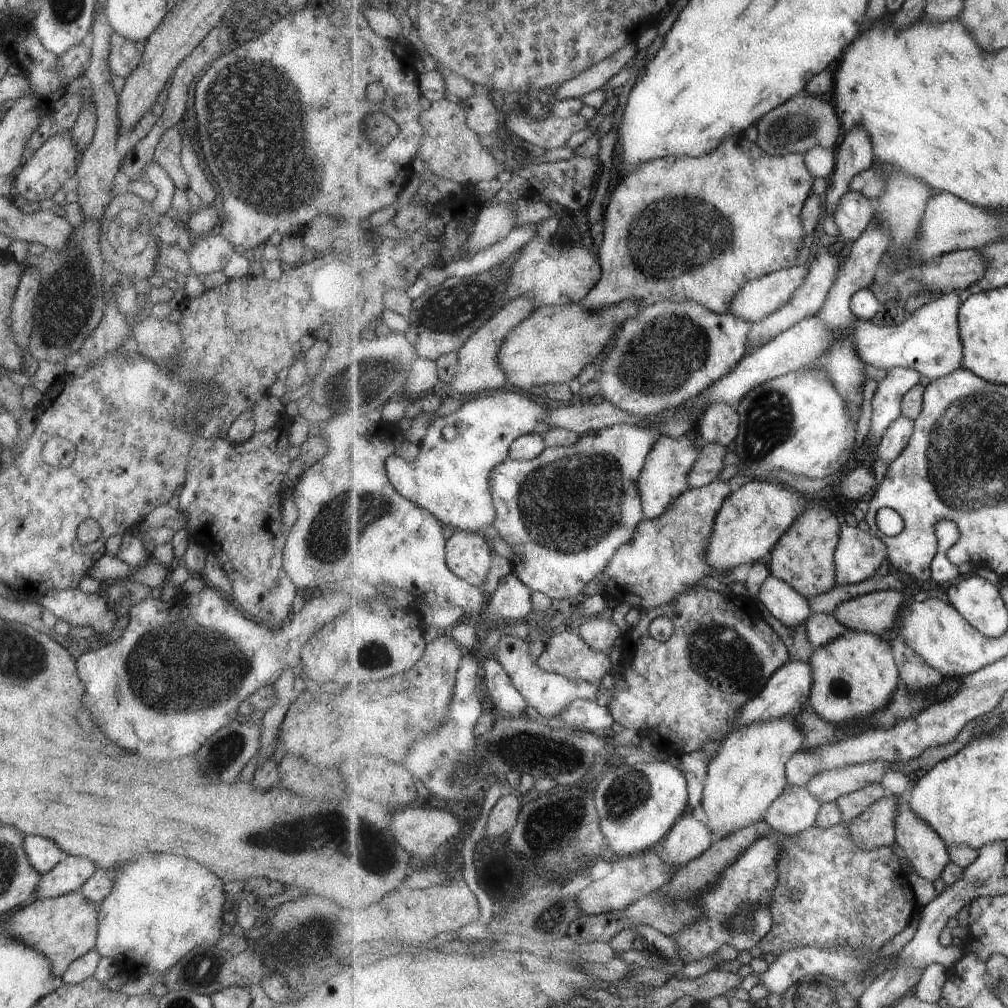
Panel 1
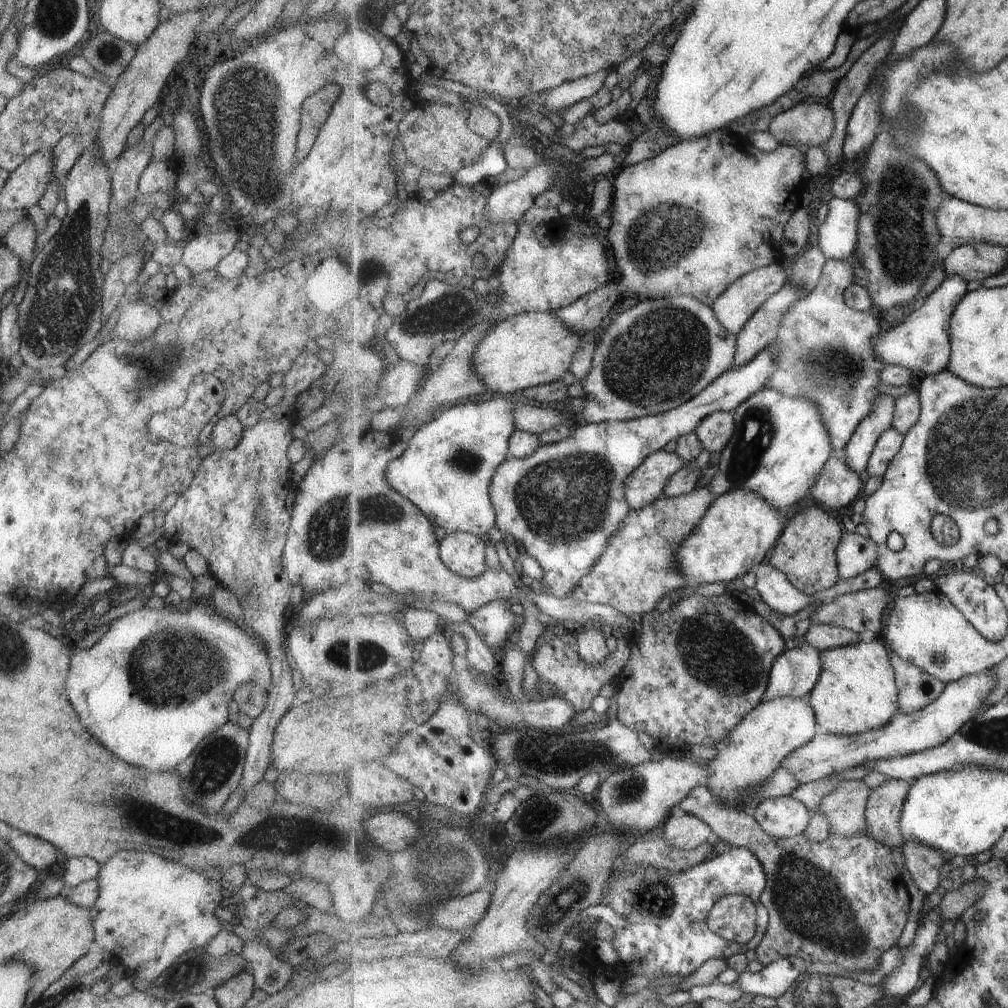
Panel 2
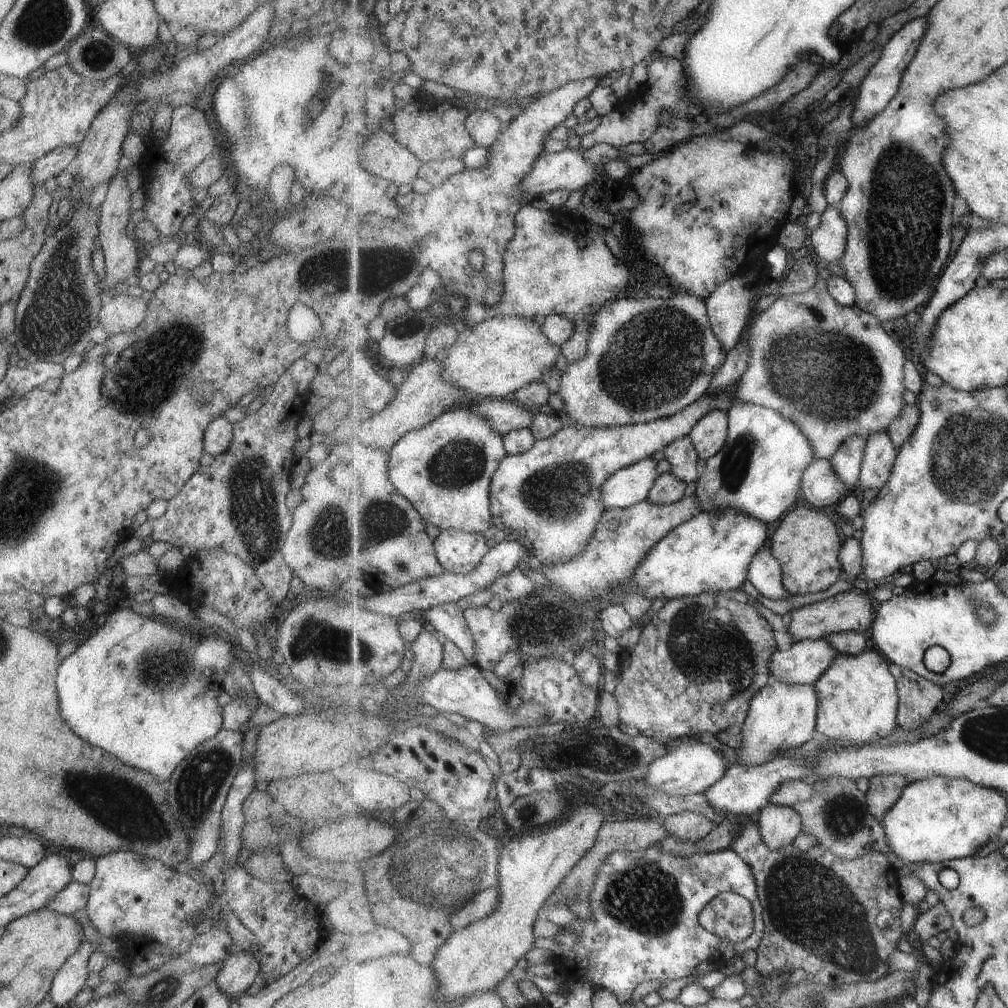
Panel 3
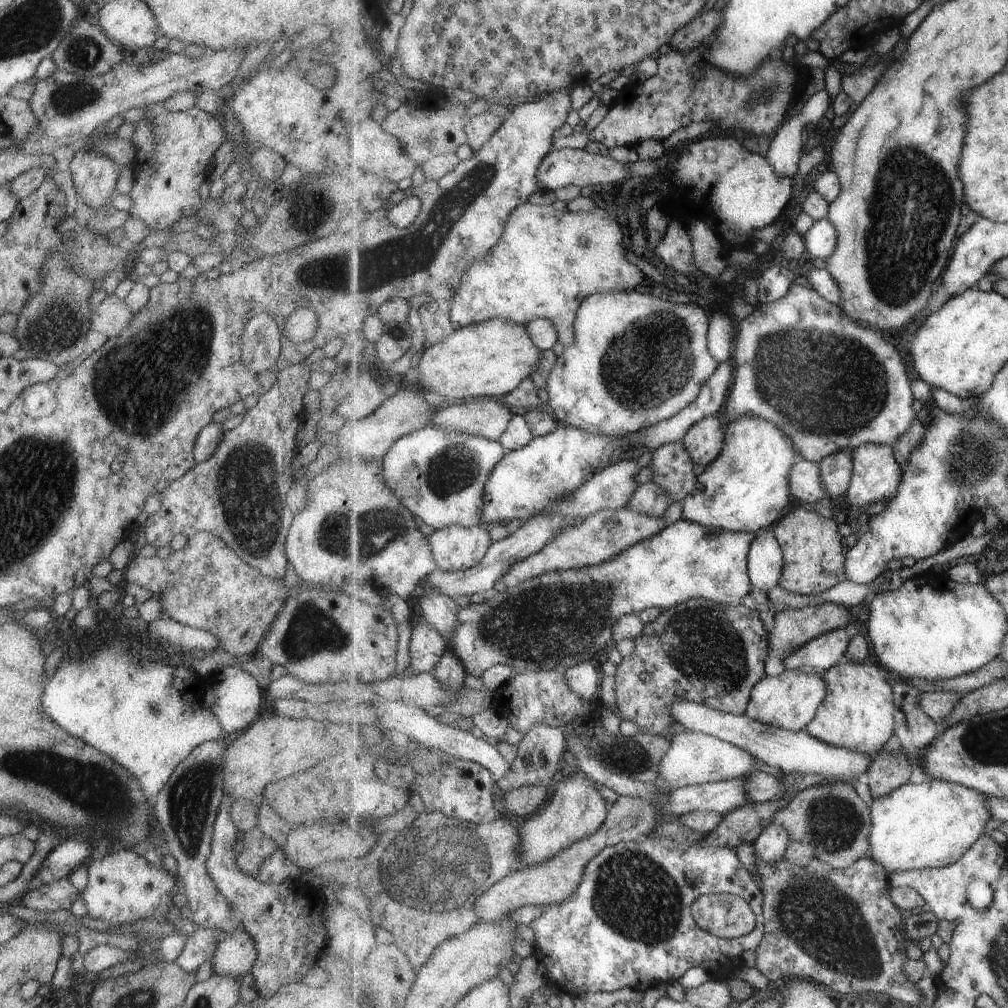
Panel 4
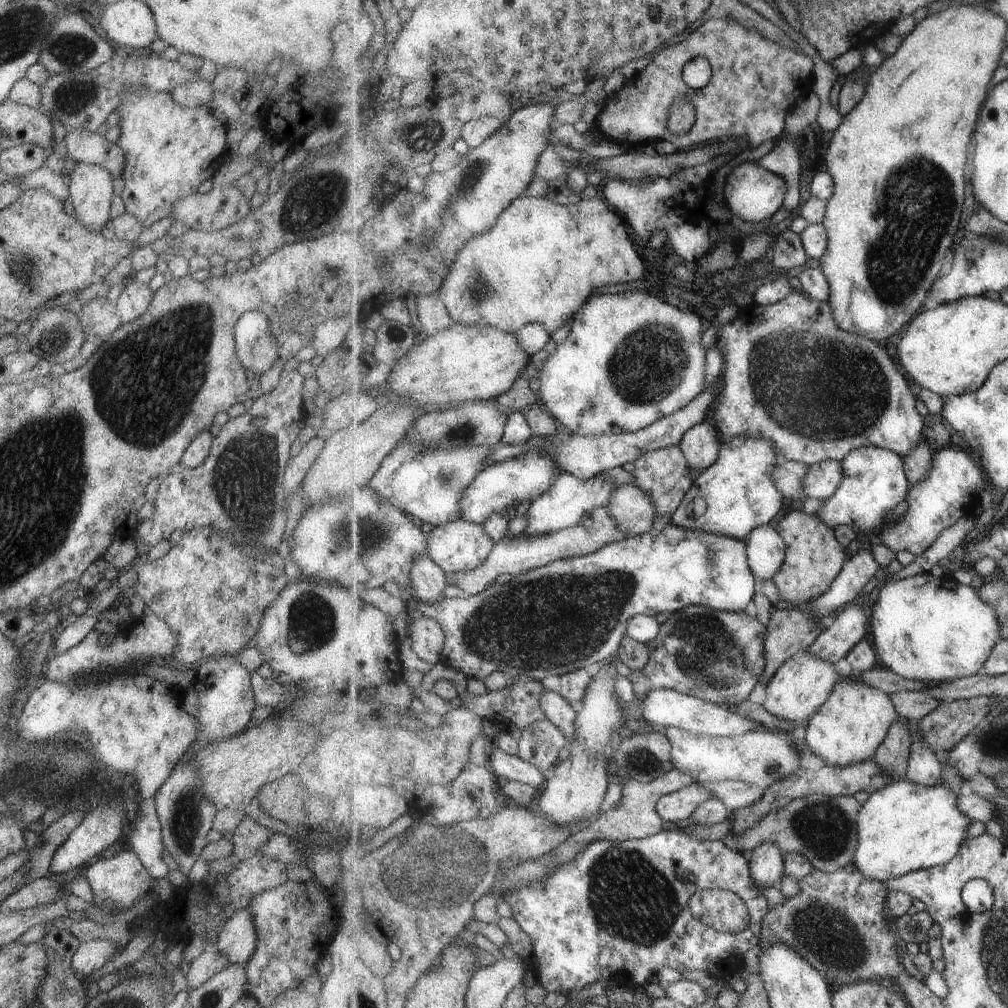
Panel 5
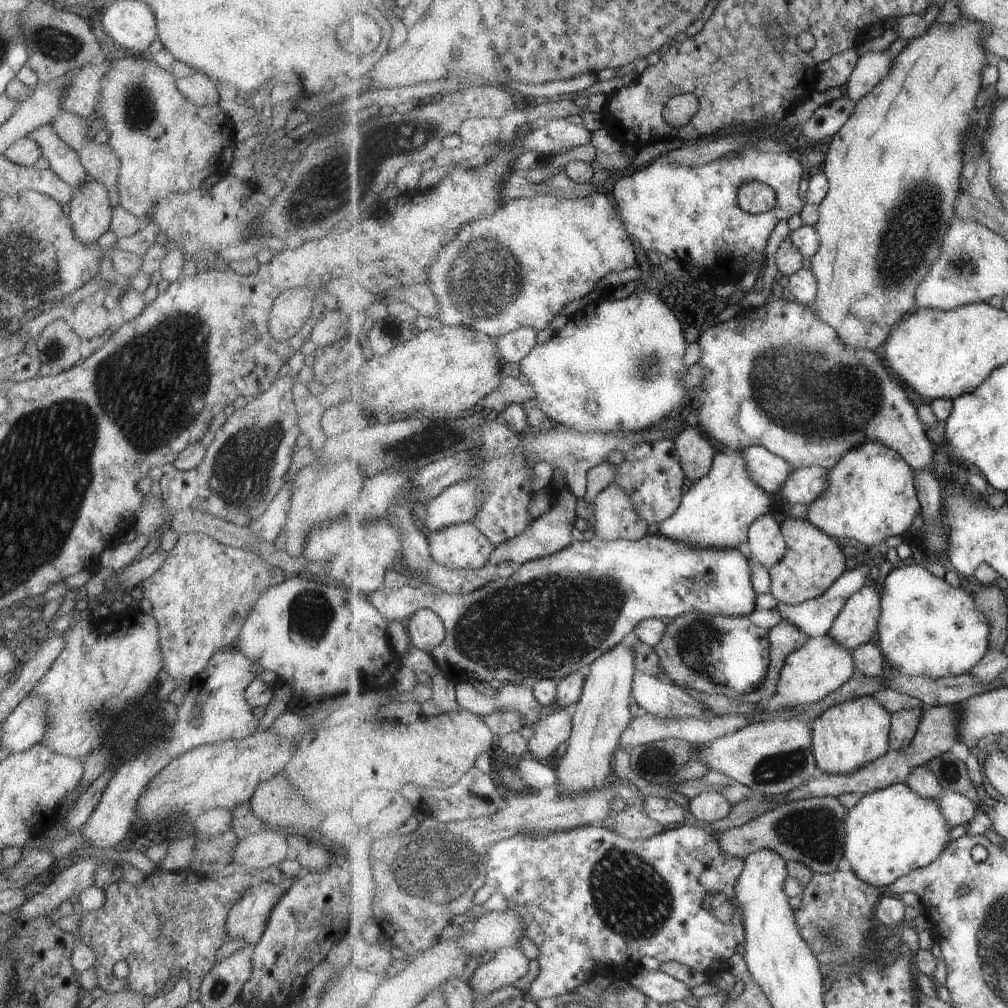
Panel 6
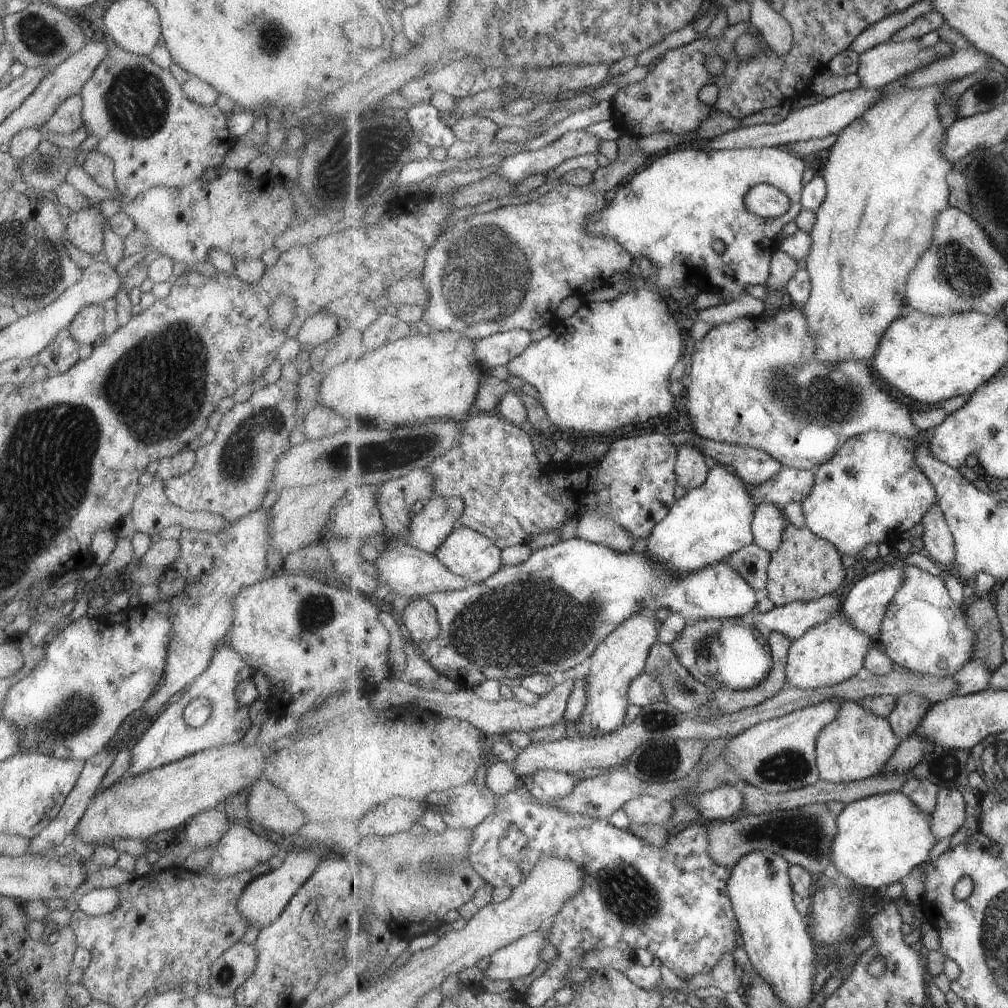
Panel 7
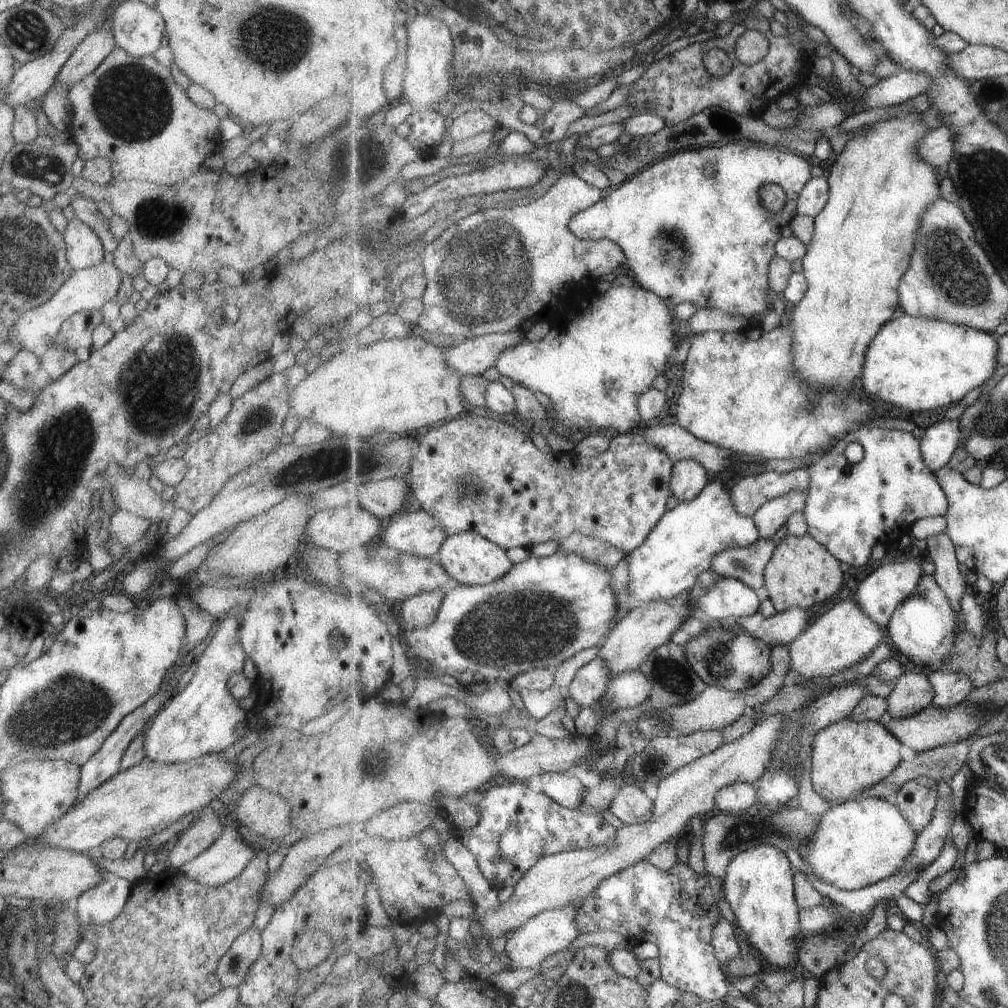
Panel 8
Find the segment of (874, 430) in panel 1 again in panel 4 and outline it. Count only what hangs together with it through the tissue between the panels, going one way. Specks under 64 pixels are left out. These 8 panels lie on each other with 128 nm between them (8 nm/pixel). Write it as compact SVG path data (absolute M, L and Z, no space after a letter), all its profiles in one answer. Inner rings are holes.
M846 449L826 457L820 463L820 478L826 494L831 498L843 497L852 480L852 452Z

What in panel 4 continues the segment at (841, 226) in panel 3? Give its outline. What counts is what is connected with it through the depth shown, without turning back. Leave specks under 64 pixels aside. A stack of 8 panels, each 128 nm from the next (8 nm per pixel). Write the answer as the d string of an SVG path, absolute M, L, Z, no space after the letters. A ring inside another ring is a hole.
M831 219L817 221L803 235L807 252L812 258L827 261L835 252L839 242L839 234Z

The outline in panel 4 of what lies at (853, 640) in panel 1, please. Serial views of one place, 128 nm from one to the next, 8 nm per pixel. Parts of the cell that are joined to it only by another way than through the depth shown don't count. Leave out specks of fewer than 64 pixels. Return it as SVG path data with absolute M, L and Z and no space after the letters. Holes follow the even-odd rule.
M843 661L833 669L827 670L822 674L822 678L827 682L827 698L819 706L816 718L806 727L806 732L833 747L861 751L865 755L880 753L887 742L896 735L896 696L888 680L888 674L889 671L881 670L879 664L869 662L846 663Z

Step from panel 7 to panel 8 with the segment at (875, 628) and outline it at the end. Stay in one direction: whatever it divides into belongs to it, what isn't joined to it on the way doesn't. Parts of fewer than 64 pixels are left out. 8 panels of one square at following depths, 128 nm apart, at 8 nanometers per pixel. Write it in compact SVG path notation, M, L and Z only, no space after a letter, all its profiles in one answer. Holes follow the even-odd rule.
M916 554L903 562L891 562L877 567L851 589L855 602L859 602L859 606L863 608L865 614L869 615L869 618L887 627L897 607L916 592L919 581L924 577L925 572L921 561L922 556Z

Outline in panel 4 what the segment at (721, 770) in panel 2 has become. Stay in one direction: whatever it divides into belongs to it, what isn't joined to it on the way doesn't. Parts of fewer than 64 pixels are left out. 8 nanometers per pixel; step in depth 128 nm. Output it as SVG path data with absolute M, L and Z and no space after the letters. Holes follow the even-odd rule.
M785 669L779 676L766 676L755 683L752 701L757 705L757 719L765 725L780 729L802 731L816 718L819 706L828 694L827 682L821 673L805 673Z

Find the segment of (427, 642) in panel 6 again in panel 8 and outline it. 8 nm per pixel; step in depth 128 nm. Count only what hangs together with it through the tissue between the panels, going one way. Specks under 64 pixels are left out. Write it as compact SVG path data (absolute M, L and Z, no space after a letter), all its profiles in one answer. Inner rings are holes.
M435 590L435 592L423 592L409 600L404 600L401 606L404 623L414 629L433 626L445 596L443 590Z

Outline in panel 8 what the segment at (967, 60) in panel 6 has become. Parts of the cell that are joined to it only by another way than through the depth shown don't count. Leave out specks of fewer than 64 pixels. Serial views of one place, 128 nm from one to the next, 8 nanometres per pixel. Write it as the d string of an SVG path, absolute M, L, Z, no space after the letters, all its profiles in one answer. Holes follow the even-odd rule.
M902 112L895 118L887 118L887 120L876 122L873 125L866 126L867 132L857 134L853 140L849 140L847 148L841 152L837 160L832 166L829 174L830 182L830 198L825 208L815 217L815 230L811 244L808 244L808 253L803 259L803 273L807 277L809 290L803 300L795 304L795 308L789 313L790 324L793 328L793 338L796 344L793 345L793 366L797 366L797 374L801 374L805 378L805 382L809 382L809 386L813 386L815 390L847 390L854 386L861 376L865 366L865 358L869 352L869 346L881 329L892 321L893 314L900 305L900 284L907 270L909 270L909 262L911 262L911 254L915 250L917 237L919 236L921 224L924 223L925 210L929 210L929 206L933 206L933 202L941 200L943 192L941 192L941 177L944 170L939 169L929 162L925 162L919 154L917 154L917 146L919 142L931 132L925 128L921 114L914 112Z

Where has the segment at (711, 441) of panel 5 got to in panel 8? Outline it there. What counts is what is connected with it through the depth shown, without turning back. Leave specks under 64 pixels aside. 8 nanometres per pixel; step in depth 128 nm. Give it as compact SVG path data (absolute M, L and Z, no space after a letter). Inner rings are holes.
M685 458L674 463L672 470L672 495L679 502L691 502L709 484L712 474L695 458Z

